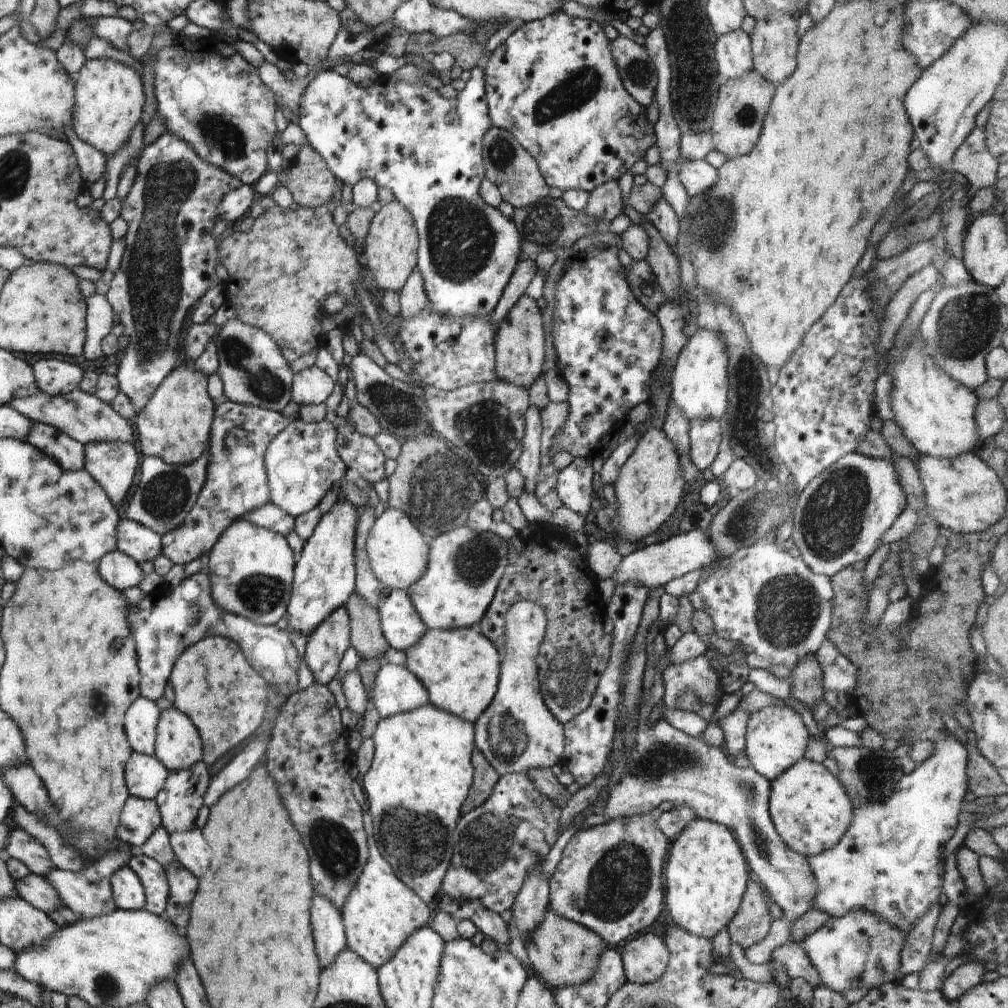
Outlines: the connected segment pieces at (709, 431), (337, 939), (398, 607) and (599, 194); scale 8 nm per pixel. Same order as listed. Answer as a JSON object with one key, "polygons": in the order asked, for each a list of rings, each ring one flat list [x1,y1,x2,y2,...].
{"polygons":[[[716,419,689,421,689,458,701,471,707,469,717,455,721,438,721,424]],[[318,894,312,898,312,930,320,968,328,968,347,948,347,940,341,912,332,901]],[[383,587,376,609,384,638,392,649,406,652,428,629,407,590]],[[608,181,597,186,591,193,586,203,586,212,596,220,609,224,616,216,623,212,622,192,617,181]]]}

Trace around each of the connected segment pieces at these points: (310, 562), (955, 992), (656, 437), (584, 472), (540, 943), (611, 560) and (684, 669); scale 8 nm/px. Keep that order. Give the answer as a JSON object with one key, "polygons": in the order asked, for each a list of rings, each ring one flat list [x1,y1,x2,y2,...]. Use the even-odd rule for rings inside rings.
{"polygons":[[[340,501,322,515,313,533,305,540,295,563,291,597,286,615,290,630,309,635,334,610,355,592,355,534,359,519,358,506]],[[968,961,960,965,944,982,941,988,943,995,950,1000,956,1000,970,988,974,988,982,982,982,976,985,974,984,963]],[[650,426,641,434,634,452,622,465,614,484,618,502,617,532,622,532,632,542,654,533,676,510,686,485,687,480,683,477,683,466,674,443,662,428]],[[574,457,572,463,557,474,557,493,562,505,586,517,590,512,592,478,592,458]],[[547,908,542,924,524,942,531,967,552,990,589,981,596,972,602,951,607,947,594,931,558,916,550,908]],[[592,536,587,538,587,554,590,568,599,578,615,576,623,556,612,545]],[[705,654,681,664,668,665,662,680,665,688,662,702,669,709,677,708,677,698,686,691,692,691,702,704,719,699,720,675]]]}

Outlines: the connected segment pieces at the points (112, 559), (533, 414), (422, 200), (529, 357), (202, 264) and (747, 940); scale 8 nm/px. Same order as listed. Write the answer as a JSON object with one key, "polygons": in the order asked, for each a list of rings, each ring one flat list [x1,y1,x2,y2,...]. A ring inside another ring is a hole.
{"polygons":[[[118,550,109,552,97,563,101,577,114,588,124,592,126,588,138,586,144,580,144,572,138,563]],[[530,405,525,414,525,431,522,439,523,449,516,464,525,480,525,490,534,492,536,479,541,465,541,414,535,406]],[[474,67,471,70,471,76,465,88,458,91,456,96,445,98,424,83,406,84,405,82,395,81,392,78,380,77,372,86,362,88,362,86,358,86,358,84,351,81,348,77,339,75,334,69,322,69,307,82,306,88,301,94,296,122,304,131,309,146,319,152,319,155,323,157,330,172,337,178,339,183,354,186,354,183,358,182,361,178,371,178,376,183,376,186,383,186,391,190,394,198,410,212,414,219,414,226,417,228,419,238,417,269,423,278,425,291,430,302,429,306,443,315,464,319,482,319,486,315,490,315,496,308,503,290,513,275,520,261,521,242,517,226,513,221,506,218,497,208,486,204,480,194,480,185,482,179,485,177,483,138,492,124,489,117,488,105,485,101,483,68]],[[525,293,509,310,509,313,497,324,495,330,495,368,497,378,525,389,542,375,544,344,546,336,542,324,541,311,536,299]],[[163,133,154,143,144,146,139,154,136,178,127,196,121,200,120,217,129,224,124,236,126,247,120,267,113,273,110,289,105,295,114,315,124,326,123,334,129,337,115,377,119,389,133,402,135,414,146,406,150,395,183,361,181,336,184,318,194,303,218,284,216,268,220,262,212,228,222,197,231,191,231,178,229,172,208,164,185,140,170,133]],[[750,878,739,911,726,926,732,943,747,949,759,943,770,932,773,918,767,900,764,888,755,878]]]}

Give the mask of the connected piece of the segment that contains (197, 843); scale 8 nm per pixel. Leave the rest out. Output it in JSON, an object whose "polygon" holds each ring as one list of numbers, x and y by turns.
{"polygon":[[202,805,195,820,195,827,192,830,169,835,175,858,196,878,206,874,206,868,210,866,210,858,212,858,212,852,206,850,208,844,202,838,202,826,208,820,208,812,210,810,206,808,206,805]]}

